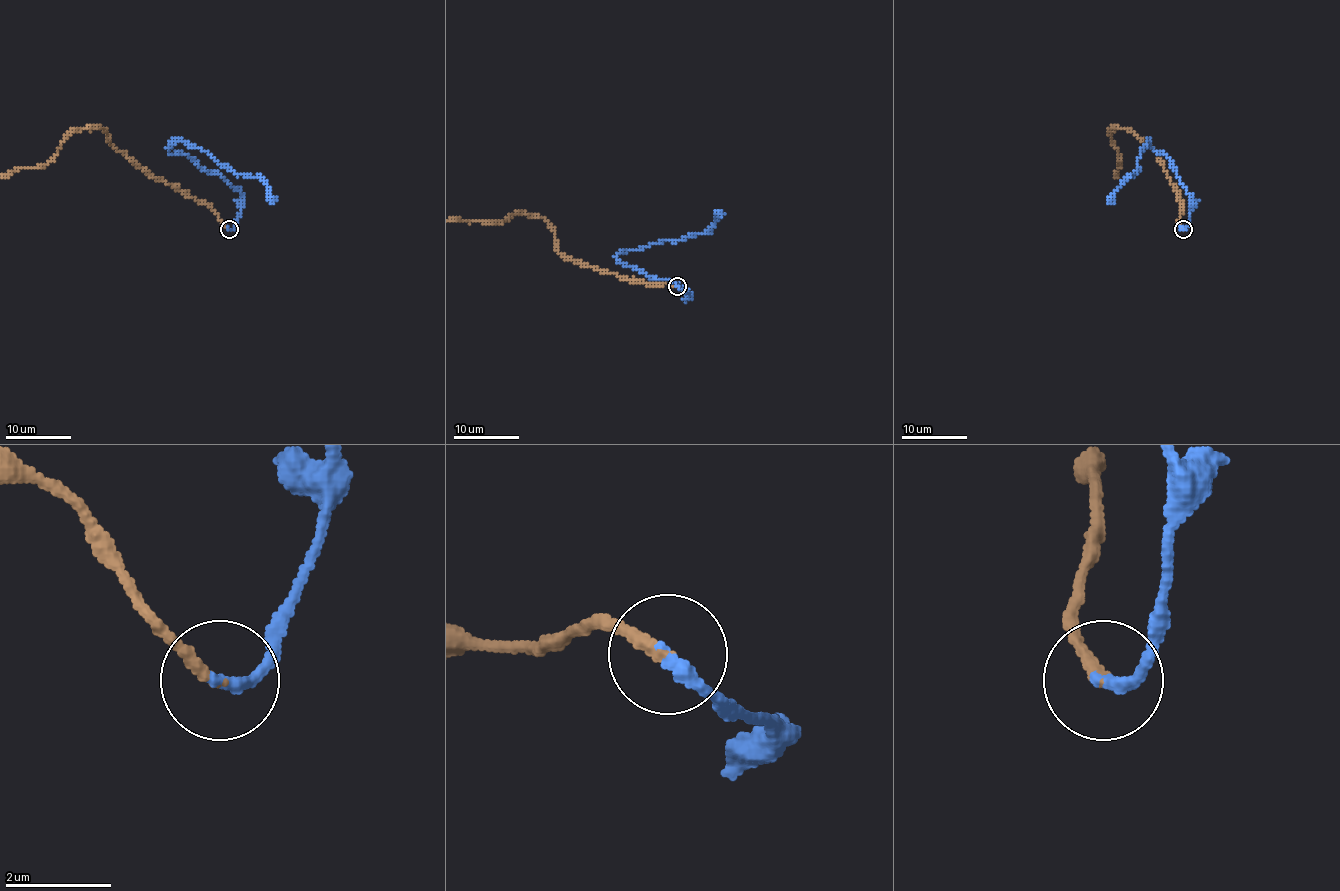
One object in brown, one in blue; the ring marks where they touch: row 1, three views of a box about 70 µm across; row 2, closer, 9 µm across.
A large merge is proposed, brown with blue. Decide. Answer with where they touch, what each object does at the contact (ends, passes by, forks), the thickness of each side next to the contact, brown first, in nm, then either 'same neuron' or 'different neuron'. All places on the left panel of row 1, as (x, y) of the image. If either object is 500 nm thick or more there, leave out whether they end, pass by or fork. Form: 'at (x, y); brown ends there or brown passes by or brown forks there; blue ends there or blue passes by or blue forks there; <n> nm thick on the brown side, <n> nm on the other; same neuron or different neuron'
at (229, 229); brown ends there; blue ends there; 240 nm thick on the brown side, 280 nm on the other; same neuron

